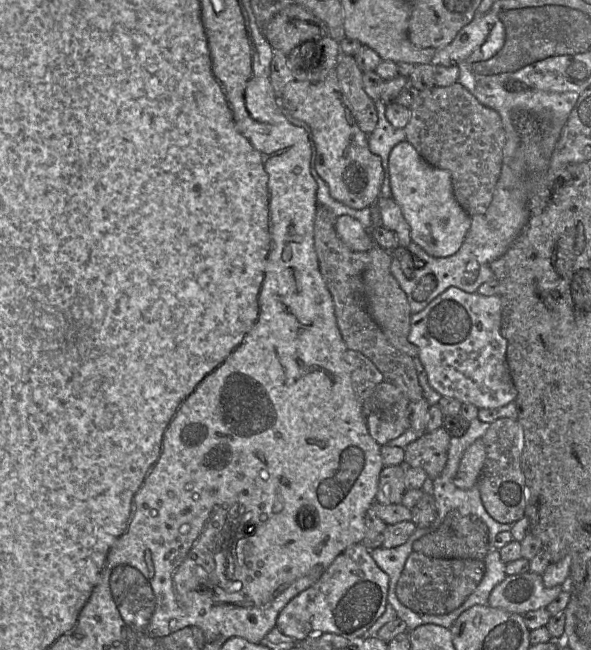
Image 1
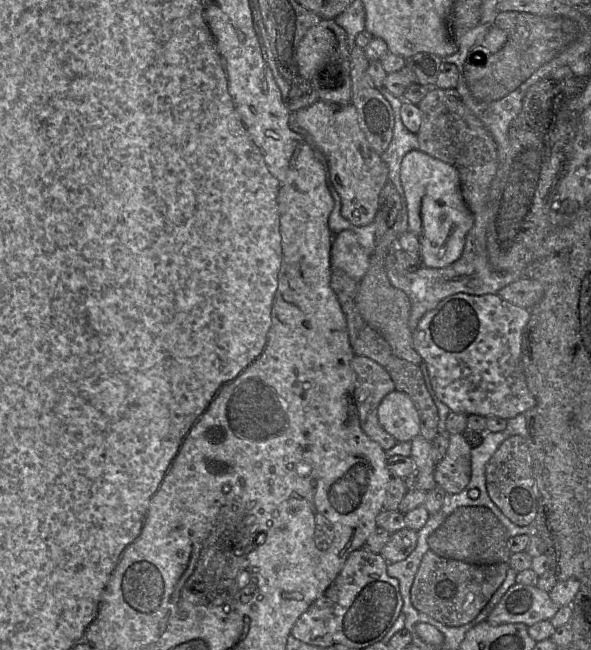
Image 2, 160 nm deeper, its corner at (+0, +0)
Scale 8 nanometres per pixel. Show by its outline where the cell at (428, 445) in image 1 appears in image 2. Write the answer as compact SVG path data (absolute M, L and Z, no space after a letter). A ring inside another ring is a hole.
M450 434L449 446L443 459L436 463L435 481L448 494L462 492L471 479L472 446L463 434Z

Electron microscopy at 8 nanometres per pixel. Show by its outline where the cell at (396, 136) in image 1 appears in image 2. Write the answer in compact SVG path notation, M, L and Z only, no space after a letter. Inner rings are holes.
M394 113L393 137L389 147L381 154L381 157L388 167L388 181L397 189L402 204L404 192L400 180L401 162L404 156L414 149L418 149L417 135L404 126L400 113Z

